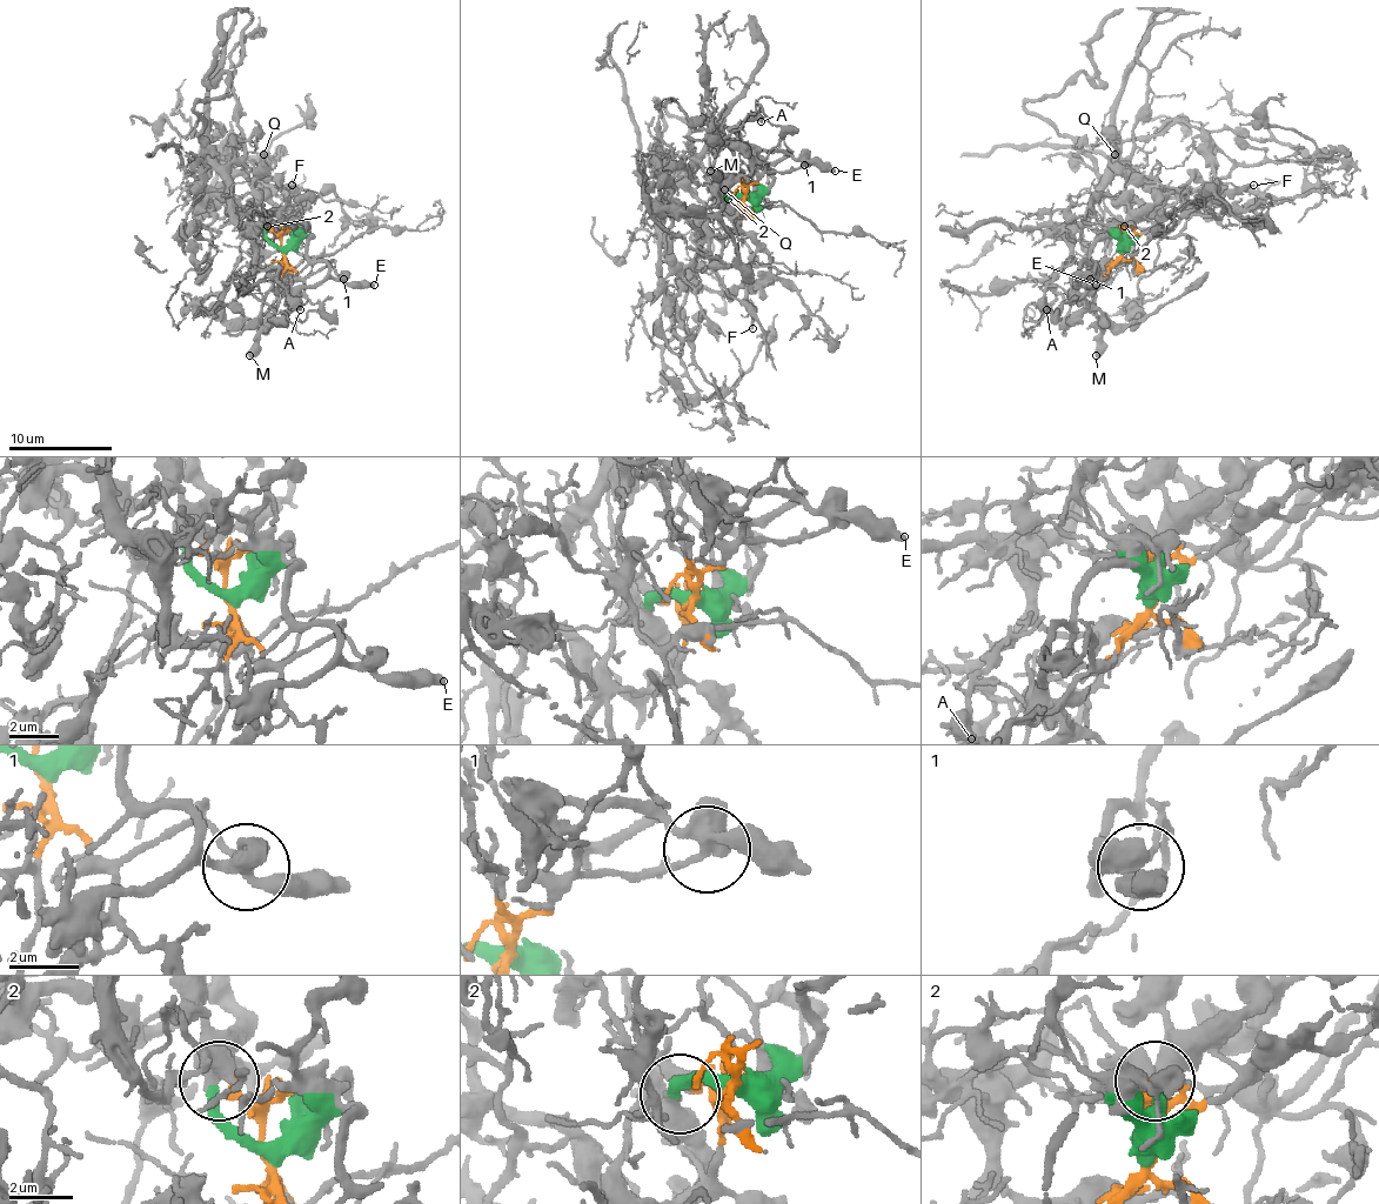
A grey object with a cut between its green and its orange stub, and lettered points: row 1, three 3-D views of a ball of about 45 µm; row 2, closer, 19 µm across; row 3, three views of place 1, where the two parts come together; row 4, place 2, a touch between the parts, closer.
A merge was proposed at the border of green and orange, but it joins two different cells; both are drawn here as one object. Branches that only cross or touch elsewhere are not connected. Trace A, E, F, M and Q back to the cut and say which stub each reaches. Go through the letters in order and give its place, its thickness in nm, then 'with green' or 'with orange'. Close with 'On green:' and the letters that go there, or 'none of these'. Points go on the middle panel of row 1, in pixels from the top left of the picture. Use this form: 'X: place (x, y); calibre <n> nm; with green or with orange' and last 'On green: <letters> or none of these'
A: place (761, 121); calibre 340 nm; with green
E: place (835, 171); calibre 460 nm; with orange
F: place (752, 328); calibre 240 nm; with orange
M: place (710, 171); calibre 550 nm; with orange
Q: place (724, 189); calibre 130 nm; with green
On green: A, Q

